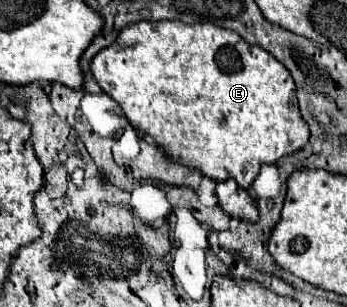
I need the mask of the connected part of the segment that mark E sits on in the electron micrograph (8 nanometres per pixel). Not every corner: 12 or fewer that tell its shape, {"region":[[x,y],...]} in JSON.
{"region":[[136,21],[94,79],[168,159],[246,189],[310,131],[288,69]]}

